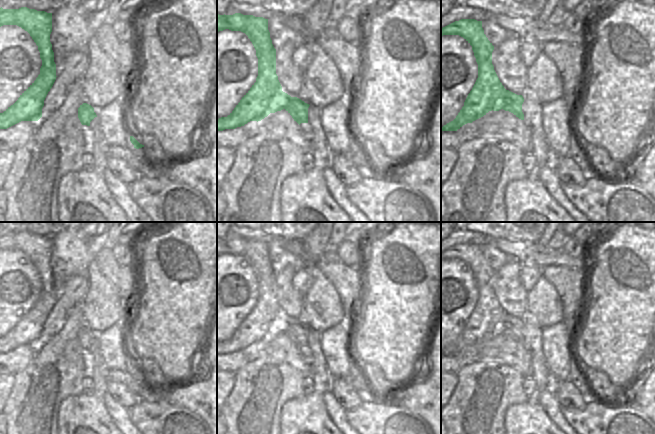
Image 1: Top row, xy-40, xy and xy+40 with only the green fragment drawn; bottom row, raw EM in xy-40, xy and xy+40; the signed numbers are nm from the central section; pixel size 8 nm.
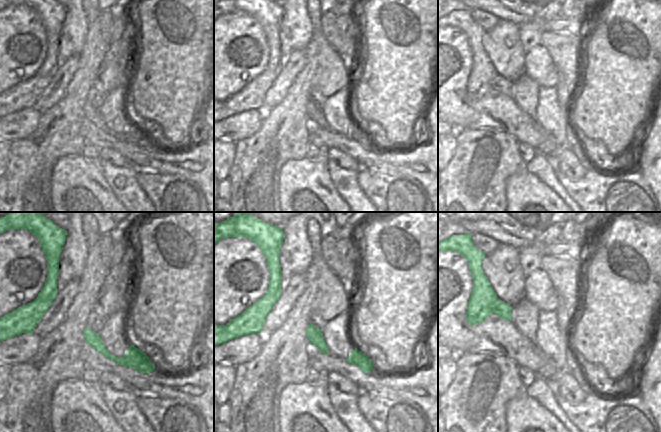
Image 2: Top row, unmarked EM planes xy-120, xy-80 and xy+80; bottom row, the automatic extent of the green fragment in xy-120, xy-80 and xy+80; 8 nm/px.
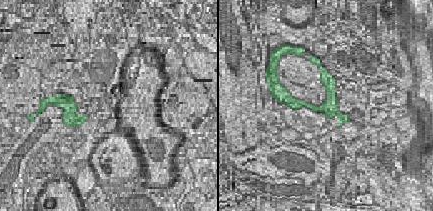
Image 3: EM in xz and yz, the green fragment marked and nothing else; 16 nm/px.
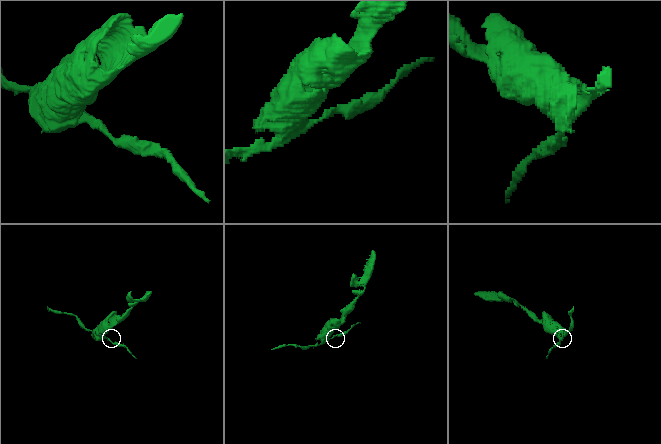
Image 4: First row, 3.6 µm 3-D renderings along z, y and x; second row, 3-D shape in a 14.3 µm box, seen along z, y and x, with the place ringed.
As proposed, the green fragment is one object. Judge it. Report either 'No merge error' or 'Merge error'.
Merge error.

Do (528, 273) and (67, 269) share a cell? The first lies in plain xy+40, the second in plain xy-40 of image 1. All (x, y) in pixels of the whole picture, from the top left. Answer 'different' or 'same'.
different

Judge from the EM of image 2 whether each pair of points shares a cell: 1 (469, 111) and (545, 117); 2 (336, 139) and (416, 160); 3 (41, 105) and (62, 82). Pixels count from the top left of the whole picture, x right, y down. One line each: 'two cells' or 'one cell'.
1: two cells
2: one cell
3: one cell

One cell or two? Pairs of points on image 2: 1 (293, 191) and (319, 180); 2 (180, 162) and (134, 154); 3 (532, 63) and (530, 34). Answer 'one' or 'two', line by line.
1: one
2: one
3: two

